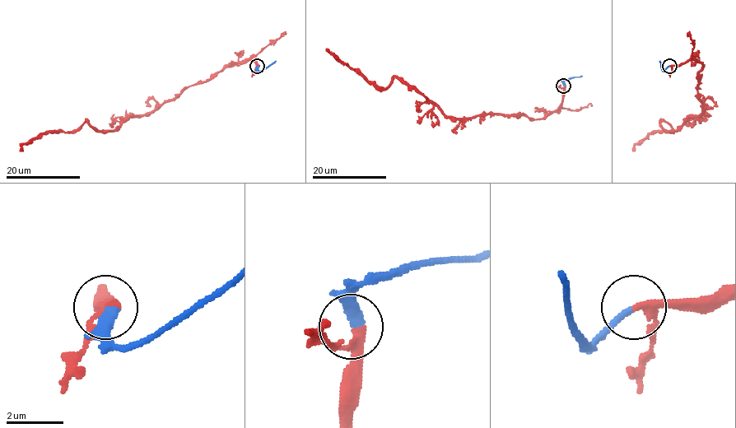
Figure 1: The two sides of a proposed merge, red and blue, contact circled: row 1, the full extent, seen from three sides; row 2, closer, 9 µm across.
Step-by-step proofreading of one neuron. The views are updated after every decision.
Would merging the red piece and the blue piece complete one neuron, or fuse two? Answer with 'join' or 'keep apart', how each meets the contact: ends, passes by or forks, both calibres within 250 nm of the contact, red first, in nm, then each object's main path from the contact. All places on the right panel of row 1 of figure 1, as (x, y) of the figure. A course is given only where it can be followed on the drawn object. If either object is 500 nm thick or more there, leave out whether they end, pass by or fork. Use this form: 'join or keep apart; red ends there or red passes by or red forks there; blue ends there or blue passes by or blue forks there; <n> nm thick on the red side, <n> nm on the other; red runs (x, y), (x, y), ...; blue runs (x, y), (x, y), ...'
join; red passes by; blue ends there; 260 nm thick on the red side, 320 nm on the other; red runs (668, 65), (691, 60), (702, 65), (701, 113), (673, 131), (663, 121), (672, 129), (651, 132), (632, 151); blue runs (668, 65), (663, 71), (659, 61)

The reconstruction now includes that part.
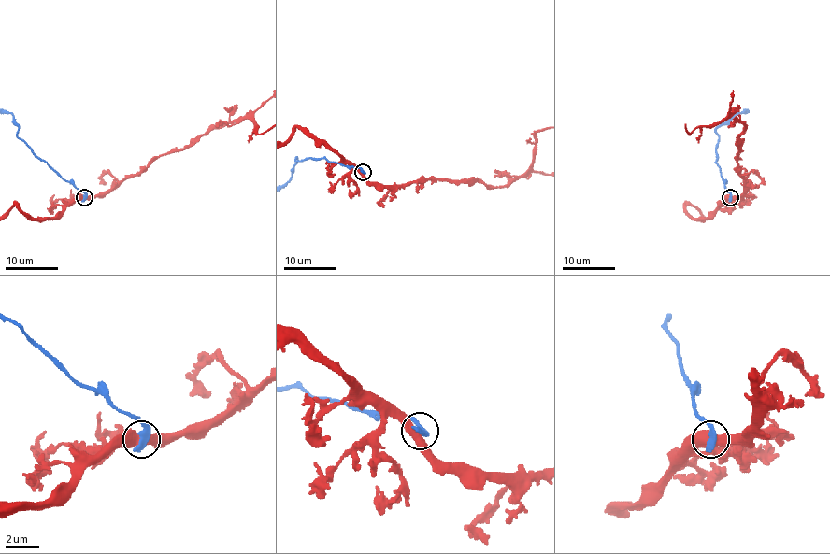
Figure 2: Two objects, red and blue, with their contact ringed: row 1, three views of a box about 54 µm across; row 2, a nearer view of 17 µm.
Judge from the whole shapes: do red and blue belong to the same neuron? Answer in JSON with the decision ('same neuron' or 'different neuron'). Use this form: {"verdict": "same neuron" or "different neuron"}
{"verdict": "different neuron"}

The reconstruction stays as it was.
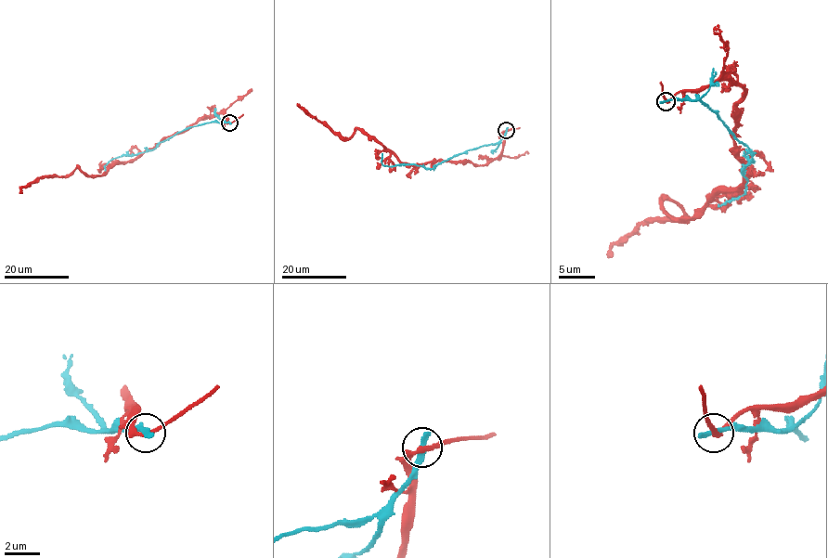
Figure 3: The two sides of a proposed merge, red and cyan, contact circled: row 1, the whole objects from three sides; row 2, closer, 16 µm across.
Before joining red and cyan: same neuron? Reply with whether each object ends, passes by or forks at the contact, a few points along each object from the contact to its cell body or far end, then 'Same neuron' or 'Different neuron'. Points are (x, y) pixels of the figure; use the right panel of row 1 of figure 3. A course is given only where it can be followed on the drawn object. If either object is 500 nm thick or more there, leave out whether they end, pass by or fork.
At the ring red passes by. At the ring cyan ends. Course of red: (666, 102), (722, 80), (743, 91), (742, 183), (686, 218), (666, 200), (684, 216), (644, 221), (608, 257). Course of cyan: (666, 102), (698, 98), (722, 120), (751, 154), (751, 162), (742, 171), (747, 183), (740, 196), (718, 203). Different neuron

